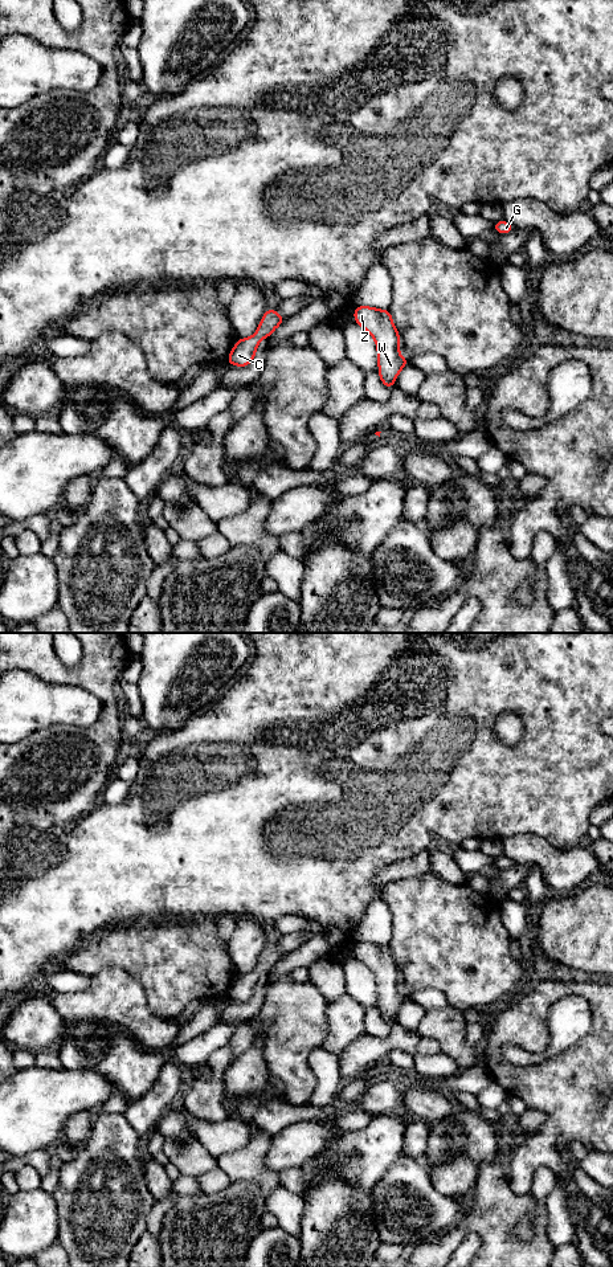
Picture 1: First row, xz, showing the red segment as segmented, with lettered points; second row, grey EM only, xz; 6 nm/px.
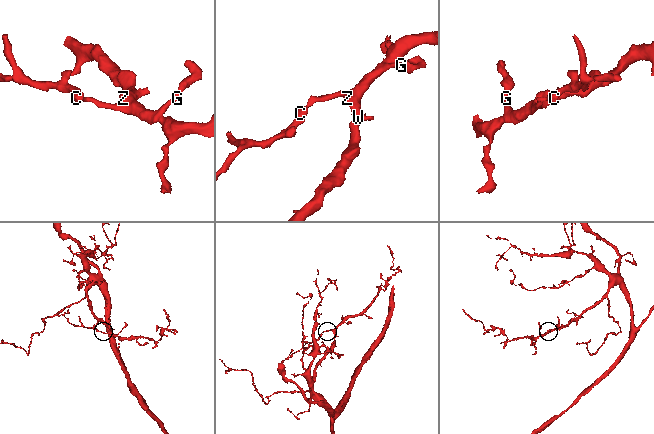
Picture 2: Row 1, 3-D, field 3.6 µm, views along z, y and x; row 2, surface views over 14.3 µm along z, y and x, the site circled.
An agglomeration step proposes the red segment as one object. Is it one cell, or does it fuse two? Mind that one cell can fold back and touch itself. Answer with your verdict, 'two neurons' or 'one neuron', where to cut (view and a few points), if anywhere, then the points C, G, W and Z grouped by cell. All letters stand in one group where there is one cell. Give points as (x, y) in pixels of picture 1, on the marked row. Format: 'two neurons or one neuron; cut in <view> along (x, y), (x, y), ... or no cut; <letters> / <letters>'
one neuron; no cut; C G W Z

